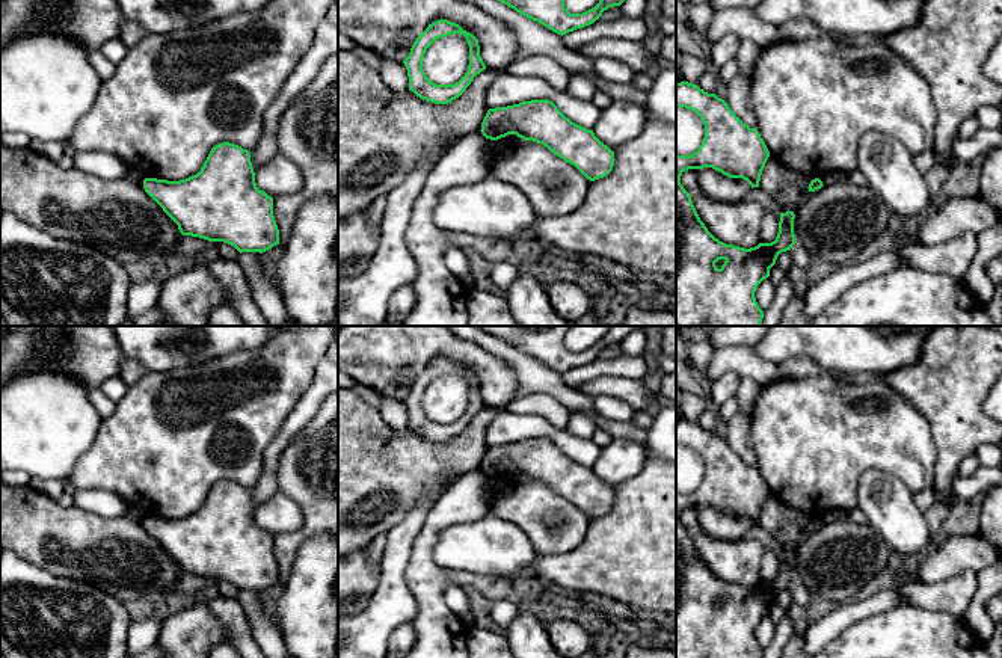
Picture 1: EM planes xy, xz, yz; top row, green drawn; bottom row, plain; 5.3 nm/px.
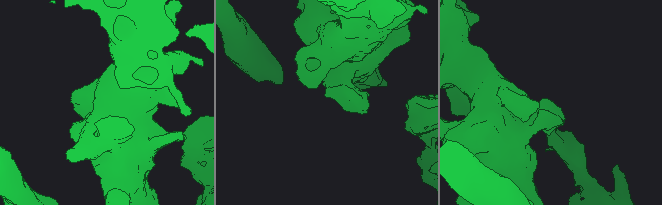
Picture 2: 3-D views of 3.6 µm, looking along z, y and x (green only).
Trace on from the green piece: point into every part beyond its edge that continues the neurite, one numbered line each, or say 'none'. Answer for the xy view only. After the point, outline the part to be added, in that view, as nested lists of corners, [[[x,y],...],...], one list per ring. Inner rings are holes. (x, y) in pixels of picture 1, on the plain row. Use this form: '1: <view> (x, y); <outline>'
none

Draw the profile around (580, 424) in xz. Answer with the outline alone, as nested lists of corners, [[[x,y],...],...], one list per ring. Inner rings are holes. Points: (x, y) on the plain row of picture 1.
[[[573,410],[566,426],[567,432],[581,439],[592,439],[596,424],[593,418],[584,412]]]

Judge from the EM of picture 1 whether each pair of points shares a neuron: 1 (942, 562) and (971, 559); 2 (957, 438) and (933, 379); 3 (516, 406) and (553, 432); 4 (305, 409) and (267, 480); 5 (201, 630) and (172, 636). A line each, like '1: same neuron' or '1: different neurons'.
1: same neuron
2: same neuron
3: different neurons
4: same neuron
5: same neuron

